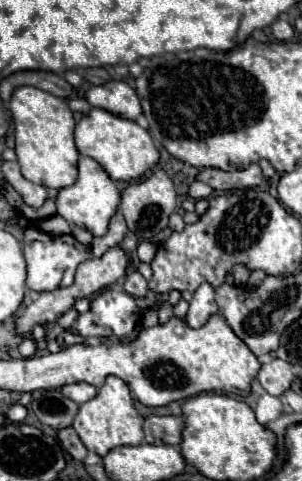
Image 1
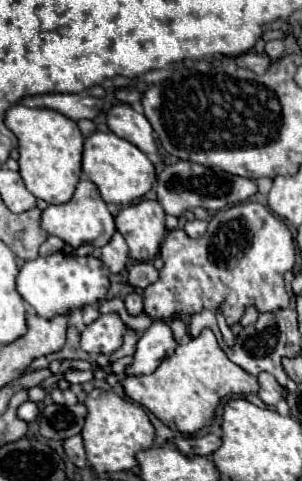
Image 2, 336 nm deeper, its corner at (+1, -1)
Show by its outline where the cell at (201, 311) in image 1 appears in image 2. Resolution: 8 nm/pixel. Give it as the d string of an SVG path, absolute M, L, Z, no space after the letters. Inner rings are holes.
M154 320L152 326L142 334L136 352L134 362L126 368L126 374L150 374L158 364L174 352L178 346L174 332L166 320Z

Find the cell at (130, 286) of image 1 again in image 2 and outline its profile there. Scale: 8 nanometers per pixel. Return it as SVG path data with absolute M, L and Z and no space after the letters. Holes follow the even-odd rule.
M132 292L132 294L128 294L126 298L124 298L124 302L126 302L126 310L130 312L130 314L142 314L142 296L140 294L136 294L136 292Z

